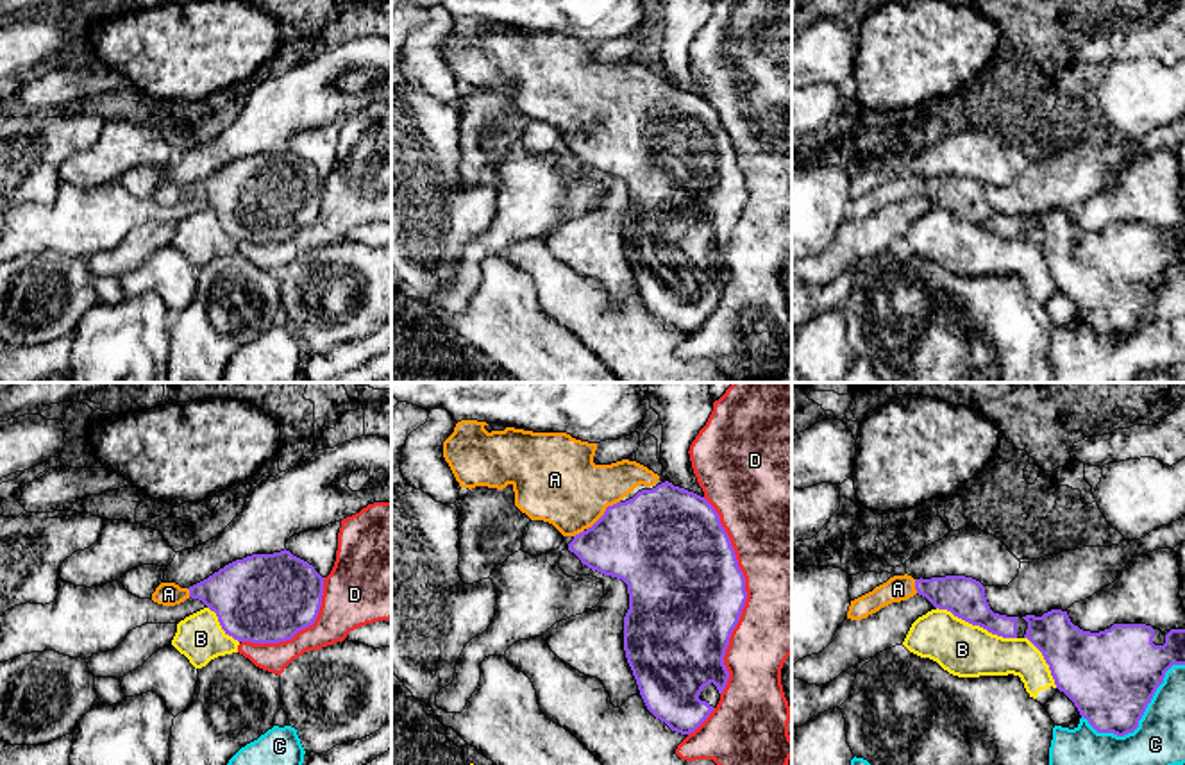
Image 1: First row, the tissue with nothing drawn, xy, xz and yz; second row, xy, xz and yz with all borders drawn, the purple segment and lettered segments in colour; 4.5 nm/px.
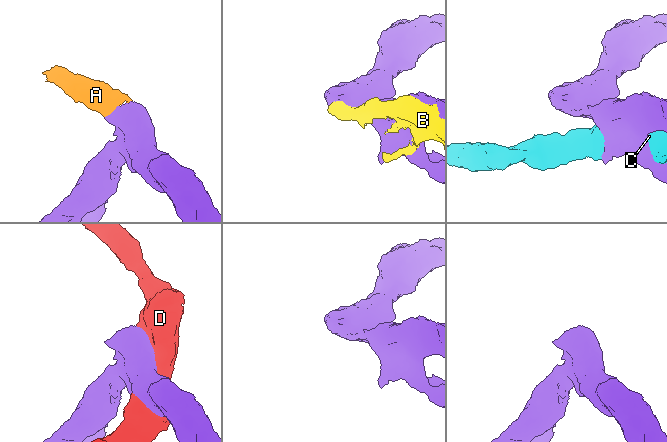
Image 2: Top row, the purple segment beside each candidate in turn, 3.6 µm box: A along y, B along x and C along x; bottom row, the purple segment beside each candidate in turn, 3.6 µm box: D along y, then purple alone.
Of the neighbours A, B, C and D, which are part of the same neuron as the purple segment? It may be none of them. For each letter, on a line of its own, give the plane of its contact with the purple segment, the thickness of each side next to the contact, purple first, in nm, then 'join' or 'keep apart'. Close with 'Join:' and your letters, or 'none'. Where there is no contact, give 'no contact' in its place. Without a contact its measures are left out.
A: contact in xz; calibres 440 and 360 nm; join
B: contact in yz; calibres 180 and 240 nm; keep apart
C: contact in yz; calibres 420 and 220 nm; keep apart
D: contact in xz; calibres 500 and 440 nm; keep apart
Join: A

